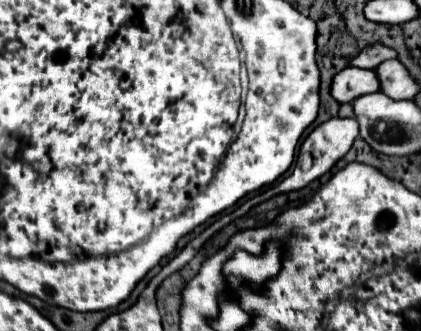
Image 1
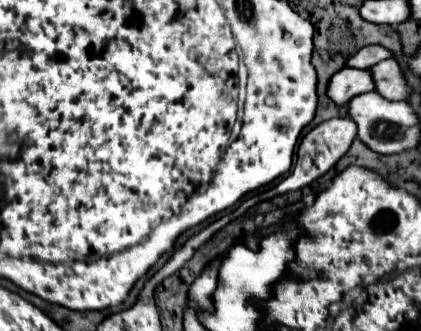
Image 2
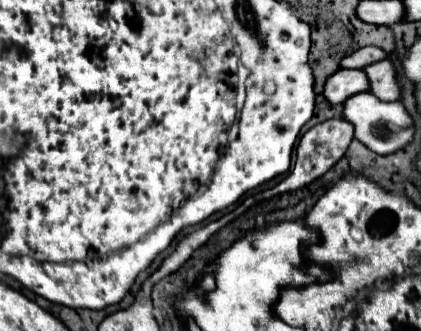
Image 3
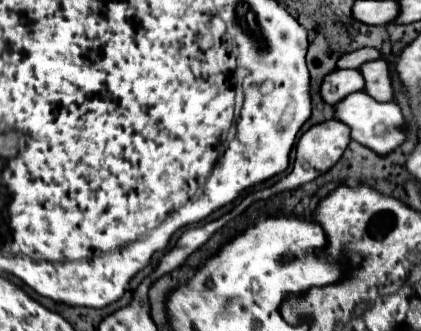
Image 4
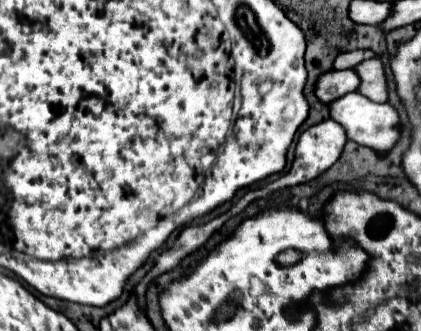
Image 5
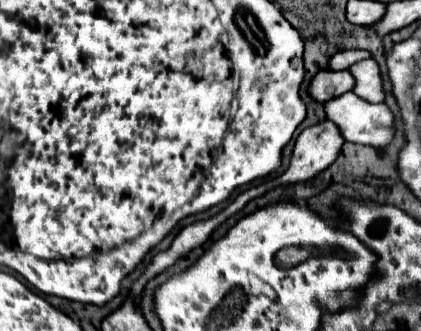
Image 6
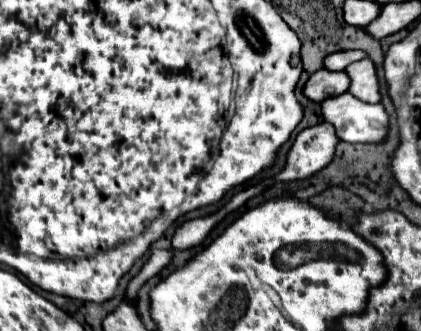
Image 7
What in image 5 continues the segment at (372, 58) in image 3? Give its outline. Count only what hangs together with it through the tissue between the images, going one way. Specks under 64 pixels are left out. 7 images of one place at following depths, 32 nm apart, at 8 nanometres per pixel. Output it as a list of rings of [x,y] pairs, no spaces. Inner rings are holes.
[[[352,50],[352,52],[342,52],[334,58],[334,68],[336,70],[346,70],[346,68],[354,68],[356,64],[360,64],[362,60],[374,58],[372,50]]]

